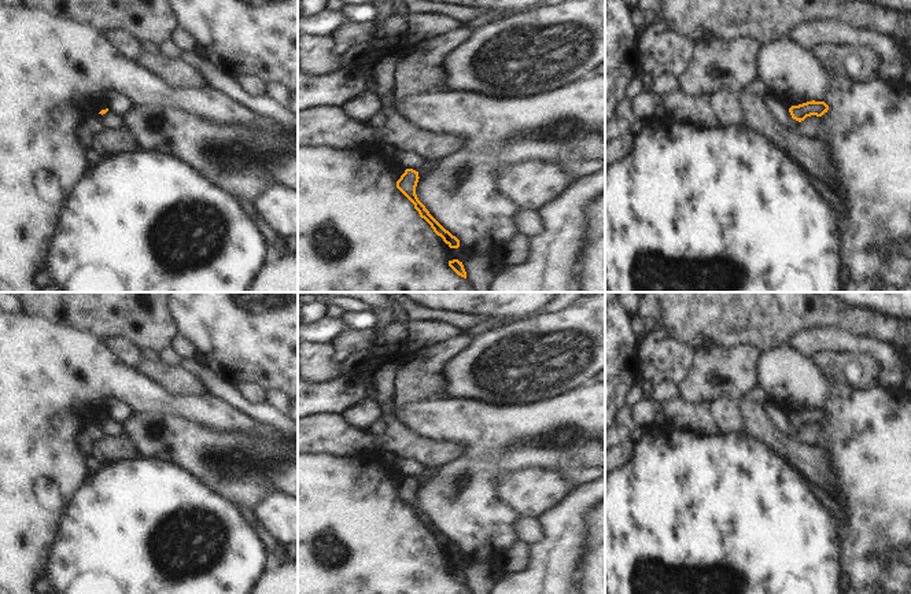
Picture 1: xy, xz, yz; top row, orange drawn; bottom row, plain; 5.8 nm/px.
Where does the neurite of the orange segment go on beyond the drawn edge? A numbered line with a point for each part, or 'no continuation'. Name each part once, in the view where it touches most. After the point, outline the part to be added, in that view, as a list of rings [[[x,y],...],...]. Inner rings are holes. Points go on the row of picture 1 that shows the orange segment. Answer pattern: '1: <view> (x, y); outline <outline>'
no continuation

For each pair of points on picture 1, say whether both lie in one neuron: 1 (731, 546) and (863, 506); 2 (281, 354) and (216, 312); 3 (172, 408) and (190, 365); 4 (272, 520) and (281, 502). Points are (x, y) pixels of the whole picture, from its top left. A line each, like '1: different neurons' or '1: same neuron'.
1: different neurons
2: same neuron
3: different neurons
4: same neuron

